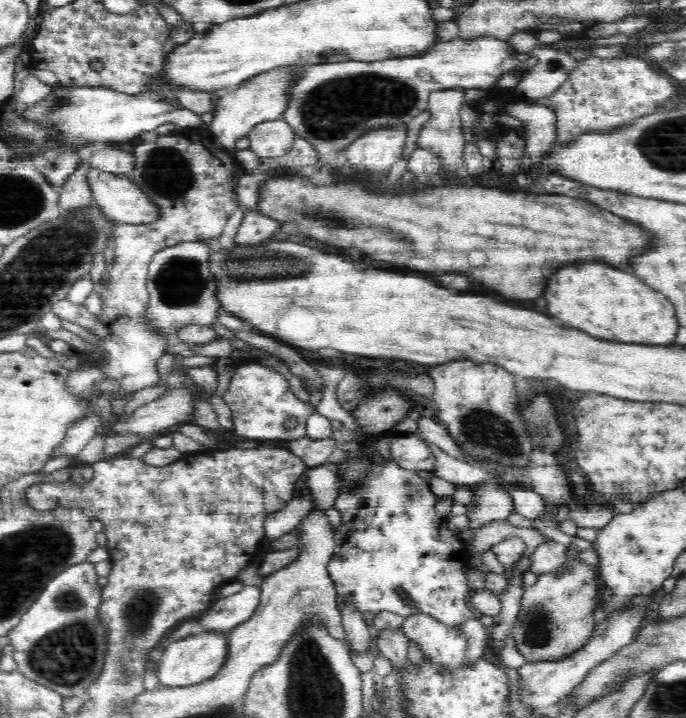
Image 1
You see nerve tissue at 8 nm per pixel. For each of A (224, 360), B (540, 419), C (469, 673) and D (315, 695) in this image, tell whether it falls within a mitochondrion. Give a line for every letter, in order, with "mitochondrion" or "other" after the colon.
A: other
B: mitochondrion
C: other
D: mitochondrion

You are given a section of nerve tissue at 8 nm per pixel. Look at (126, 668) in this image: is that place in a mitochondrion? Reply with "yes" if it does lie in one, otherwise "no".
yes

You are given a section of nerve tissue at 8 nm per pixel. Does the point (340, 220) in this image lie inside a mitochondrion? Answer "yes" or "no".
yes

